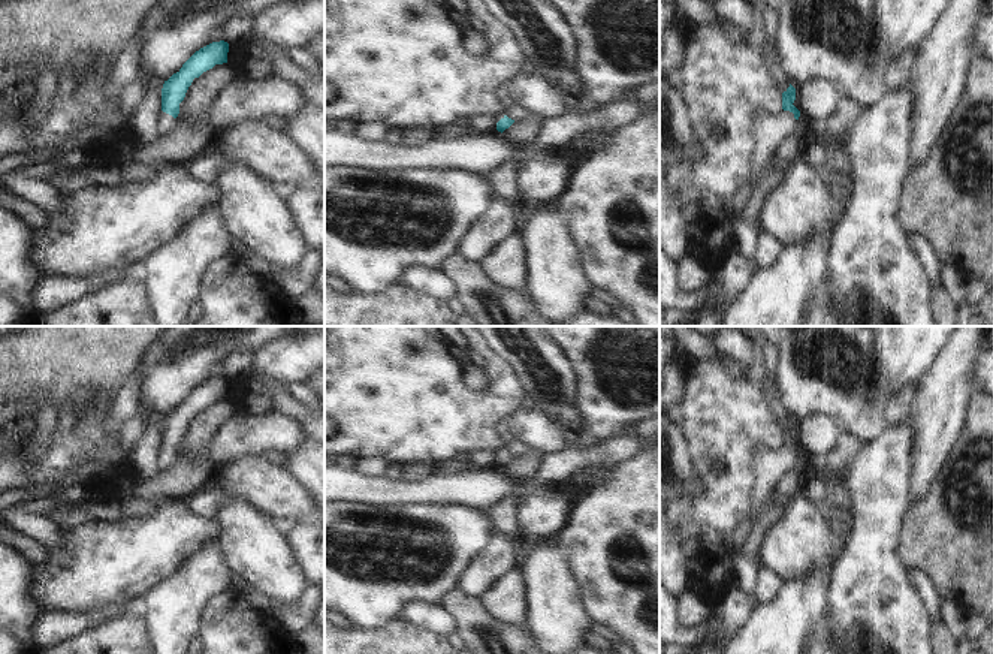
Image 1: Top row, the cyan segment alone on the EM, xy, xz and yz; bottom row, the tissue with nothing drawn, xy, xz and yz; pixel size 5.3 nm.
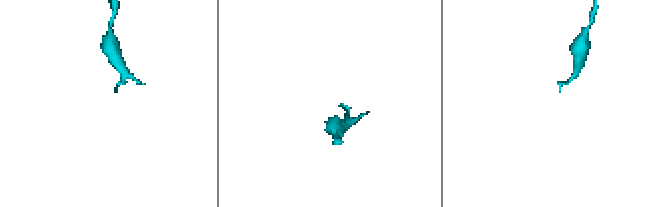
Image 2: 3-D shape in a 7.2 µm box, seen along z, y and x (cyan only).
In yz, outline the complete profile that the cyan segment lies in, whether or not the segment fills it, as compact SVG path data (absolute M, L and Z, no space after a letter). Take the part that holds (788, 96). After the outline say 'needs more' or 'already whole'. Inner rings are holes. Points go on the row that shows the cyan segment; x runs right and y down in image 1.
M790 87L782 93L782 112L779 115L769 114L764 108L758 108L752 118L752 133L755 138L755 151L752 154L749 184L754 181L769 163L776 157L781 142L794 133L799 126L800 111L793 105L796 100L796 88Z; needs more

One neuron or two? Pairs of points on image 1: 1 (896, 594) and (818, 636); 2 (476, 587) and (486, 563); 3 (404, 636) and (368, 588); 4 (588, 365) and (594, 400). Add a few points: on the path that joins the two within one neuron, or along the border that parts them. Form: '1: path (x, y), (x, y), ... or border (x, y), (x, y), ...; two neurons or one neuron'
1: border (826, 614), (829, 632), (835, 638); two neurons
2: path (476, 581), (485, 569); one neuron
3: border (398, 617), (379, 627), (358, 629); two neurons
4: path (594, 374), (594, 391); one neuron

